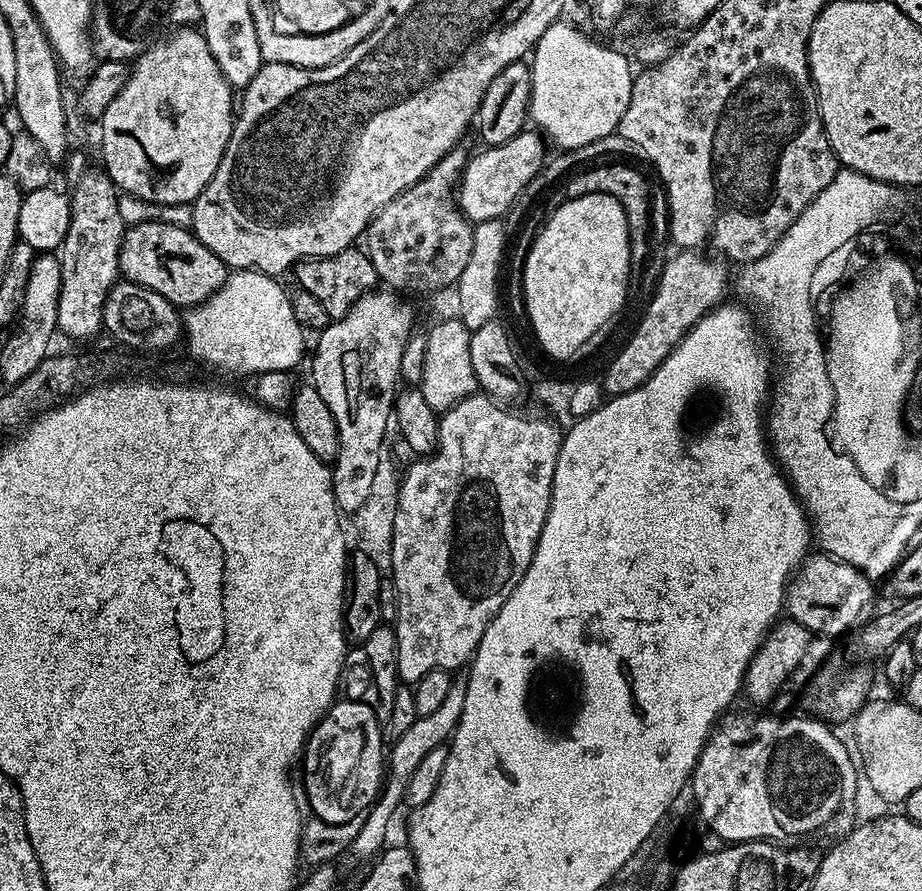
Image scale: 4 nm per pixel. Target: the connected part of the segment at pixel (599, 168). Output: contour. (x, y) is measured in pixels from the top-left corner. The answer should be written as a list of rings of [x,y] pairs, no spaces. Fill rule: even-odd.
[[[593,163],[583,170],[577,171],[577,176],[568,184],[569,197],[585,196],[586,194],[606,194],[622,206],[626,214],[626,226],[630,238],[630,270],[629,281],[633,285],[640,284],[648,272],[648,255],[652,252],[652,240],[648,235],[652,232],[652,200],[648,197],[648,180],[636,168],[628,164],[600,164]]]

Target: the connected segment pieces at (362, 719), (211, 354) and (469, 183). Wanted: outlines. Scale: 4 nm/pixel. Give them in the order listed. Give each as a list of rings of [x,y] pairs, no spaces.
[[[335,701],[304,744],[304,788],[314,818],[346,820],[366,802],[375,803],[384,781],[384,732],[372,707],[360,701]]]
[[[245,268],[229,271],[226,282],[210,299],[203,300],[201,304],[193,304],[191,308],[183,313],[182,336],[186,344],[188,340],[189,354],[192,355],[194,359],[201,360],[202,363],[209,364],[212,368],[217,368],[220,372],[237,372],[240,376],[248,376],[247,378],[255,377],[257,372],[283,372],[285,369],[295,369],[295,364],[304,356],[305,329],[302,327],[301,317],[300,320],[296,317],[296,312],[292,309],[292,300],[284,293],[284,288],[279,284],[280,282],[279,279],[267,276],[261,272],[251,272]]]
[[[525,130],[510,138],[510,142],[481,147],[481,152],[473,155],[464,165],[464,173],[460,176],[460,211],[476,224],[501,219],[524,192],[525,186],[544,168],[544,144],[545,137],[539,131]]]

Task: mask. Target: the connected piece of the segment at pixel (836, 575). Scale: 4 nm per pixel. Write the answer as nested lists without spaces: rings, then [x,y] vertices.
[[[812,554],[788,585],[786,612],[797,624],[806,626],[816,635],[837,638],[843,632],[859,629],[872,619],[878,608],[872,586],[873,581],[866,573],[854,566],[827,554]]]

